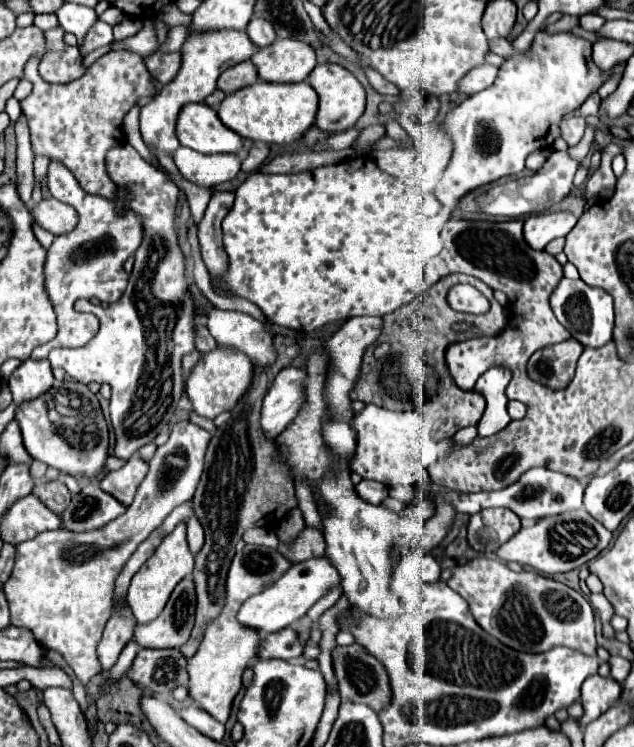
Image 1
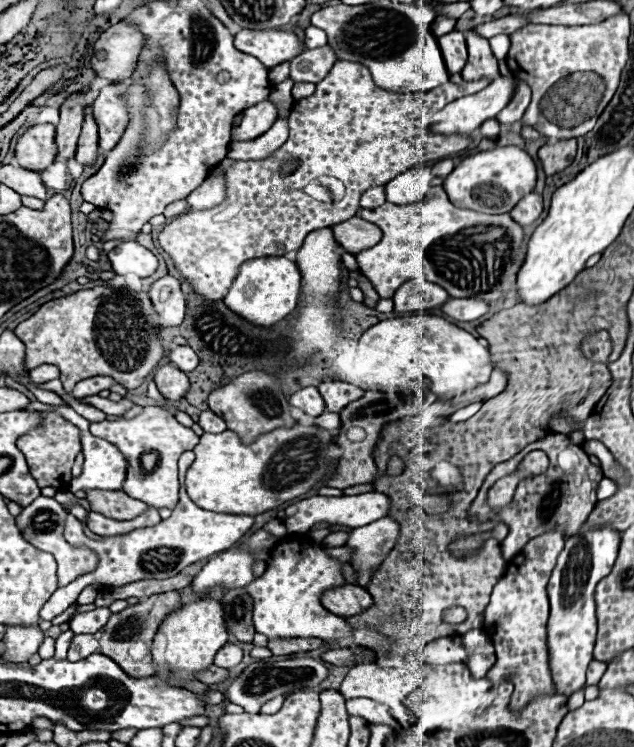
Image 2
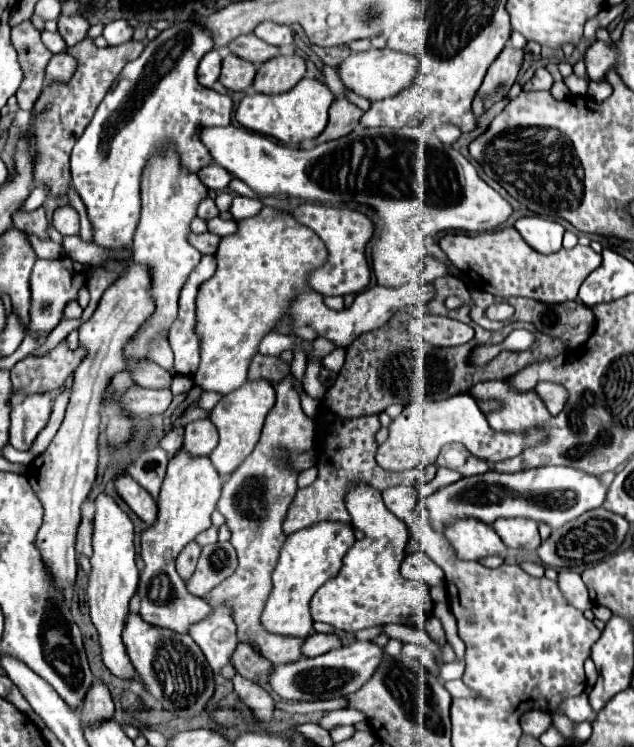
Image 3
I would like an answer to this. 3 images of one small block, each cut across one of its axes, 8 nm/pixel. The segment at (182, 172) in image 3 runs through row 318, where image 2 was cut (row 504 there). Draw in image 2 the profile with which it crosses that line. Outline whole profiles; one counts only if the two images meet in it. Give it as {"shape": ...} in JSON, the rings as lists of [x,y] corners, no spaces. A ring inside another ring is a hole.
{"shape":[[[144,406],[144,410],[130,420],[104,420],[104,422],[92,422],[90,432],[98,438],[108,440],[114,444],[124,458],[128,460],[128,474],[124,480],[124,492],[136,500],[142,500],[148,506],[154,508],[174,508],[178,502],[178,458],[182,452],[192,450],[198,444],[198,436],[176,422],[176,418],[158,406]],[[146,452],[156,452],[158,454],[158,466],[152,472],[144,472],[140,464],[140,456]]]}

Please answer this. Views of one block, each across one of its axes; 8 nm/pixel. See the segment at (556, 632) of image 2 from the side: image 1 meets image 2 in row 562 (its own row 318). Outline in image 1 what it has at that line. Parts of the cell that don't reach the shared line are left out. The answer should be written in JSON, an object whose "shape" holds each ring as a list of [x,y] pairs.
{"shape":[[[562,278],[562,282],[556,286],[556,290],[550,296],[550,308],[558,322],[570,332],[574,340],[578,340],[582,346],[588,348],[600,348],[602,344],[608,344],[612,340],[612,328],[614,328],[614,304],[612,296],[606,294],[600,288],[586,286],[582,280],[568,280]]]}

